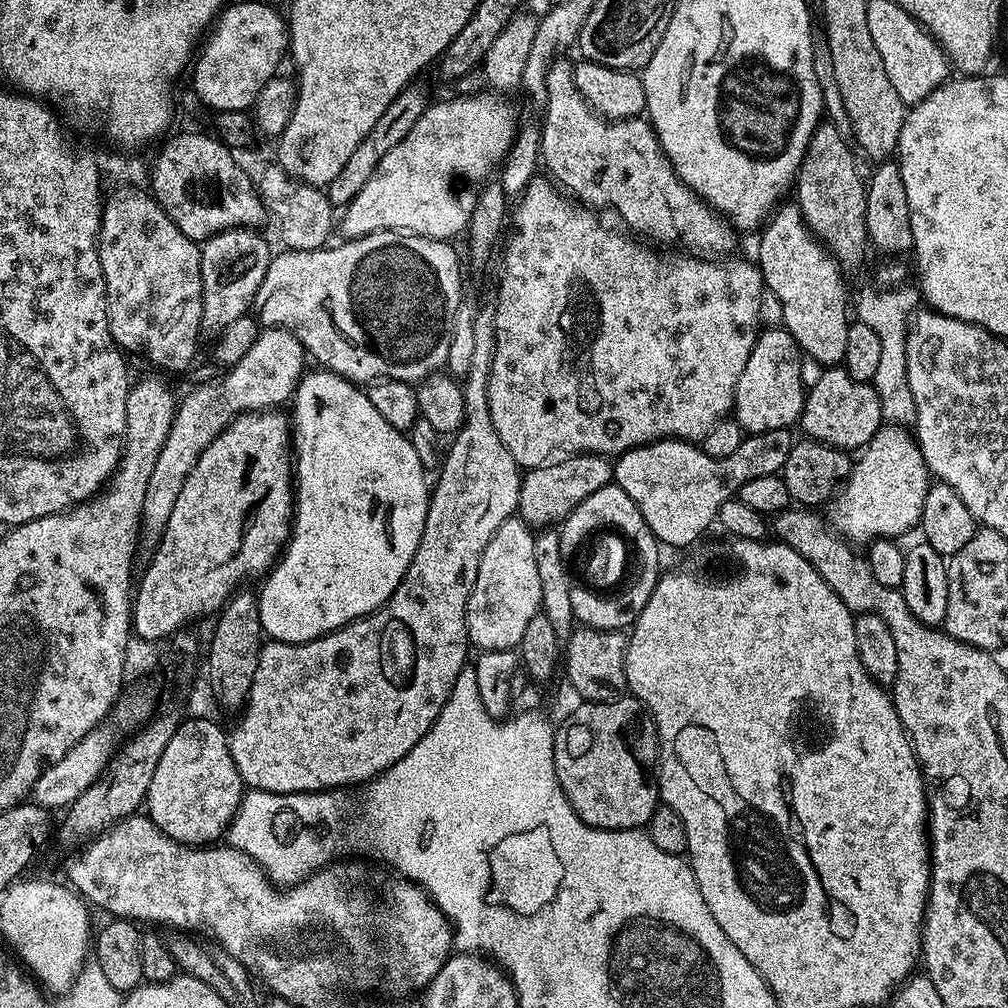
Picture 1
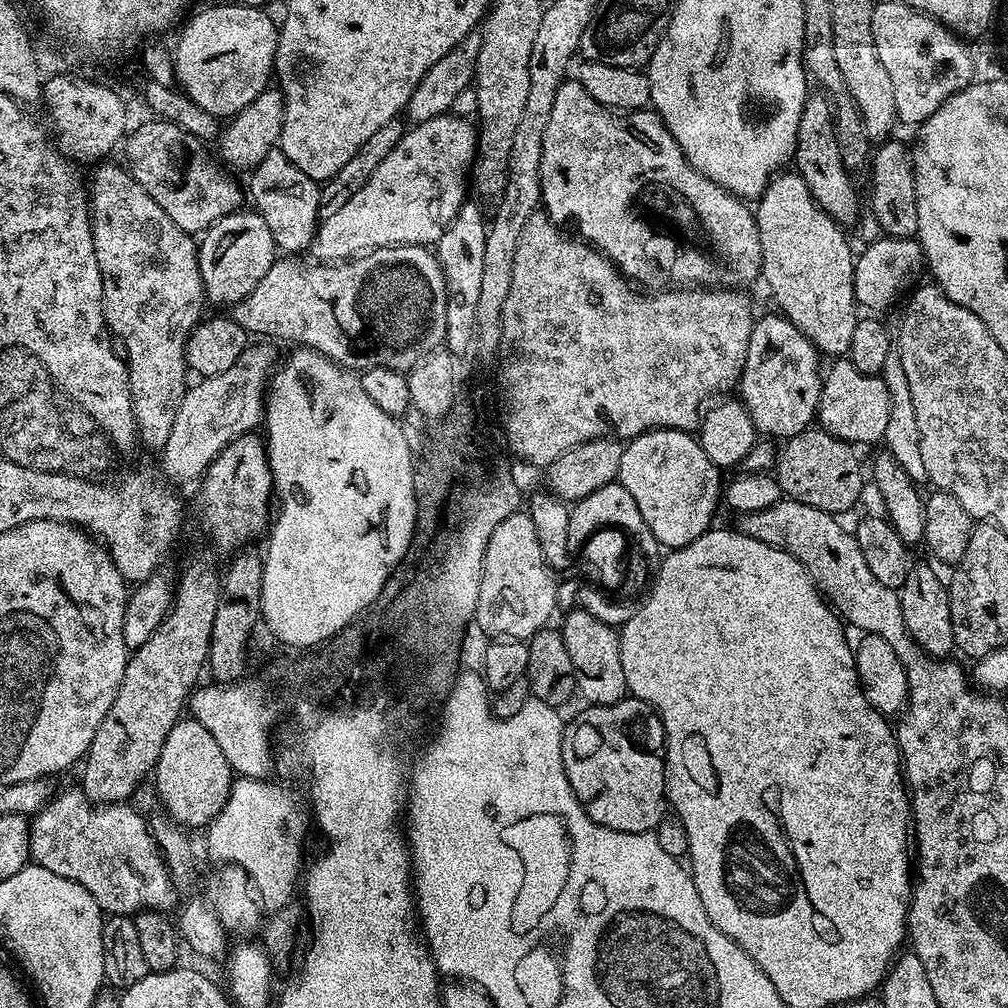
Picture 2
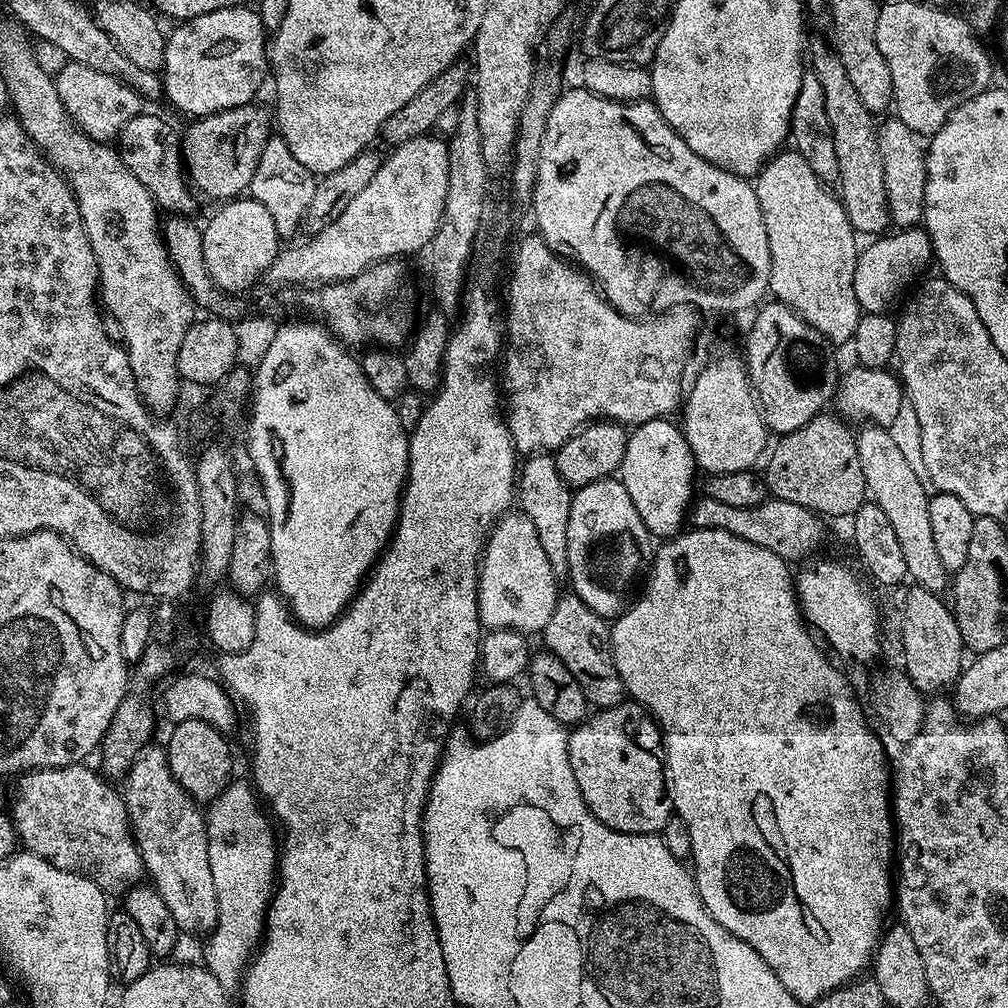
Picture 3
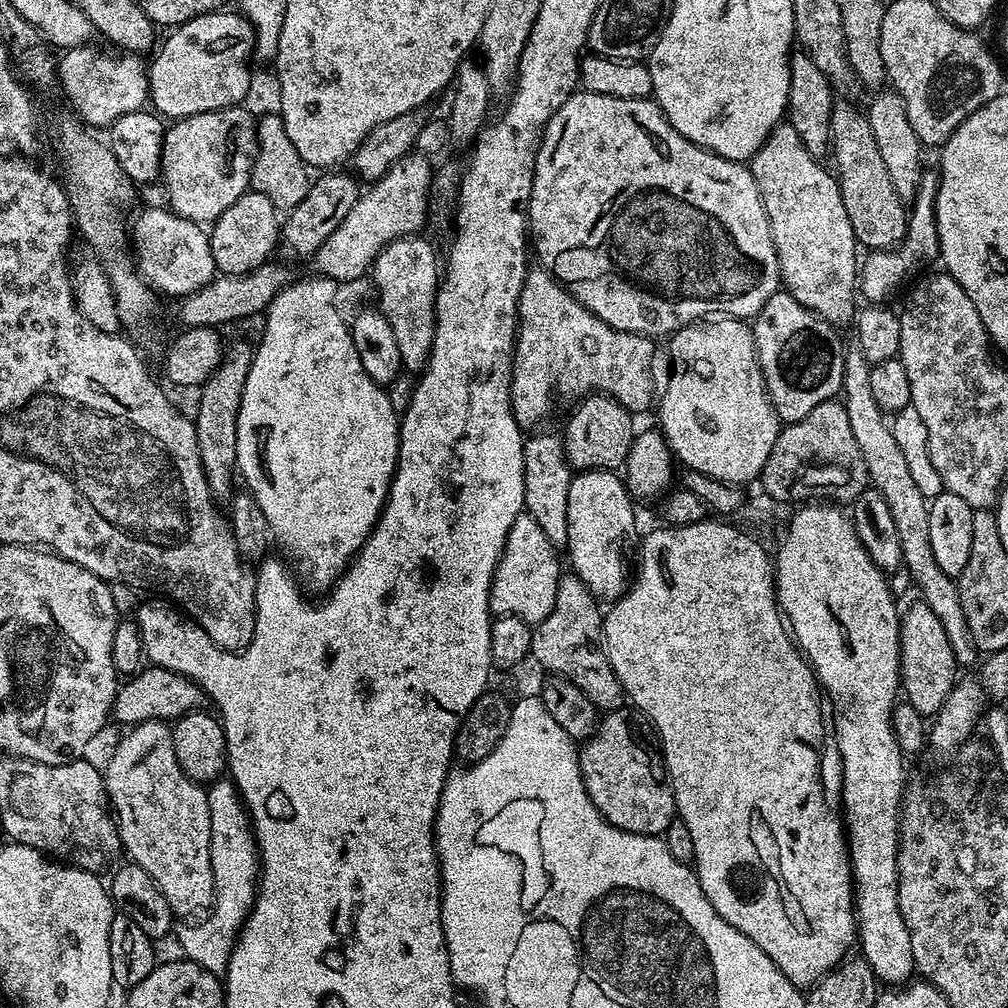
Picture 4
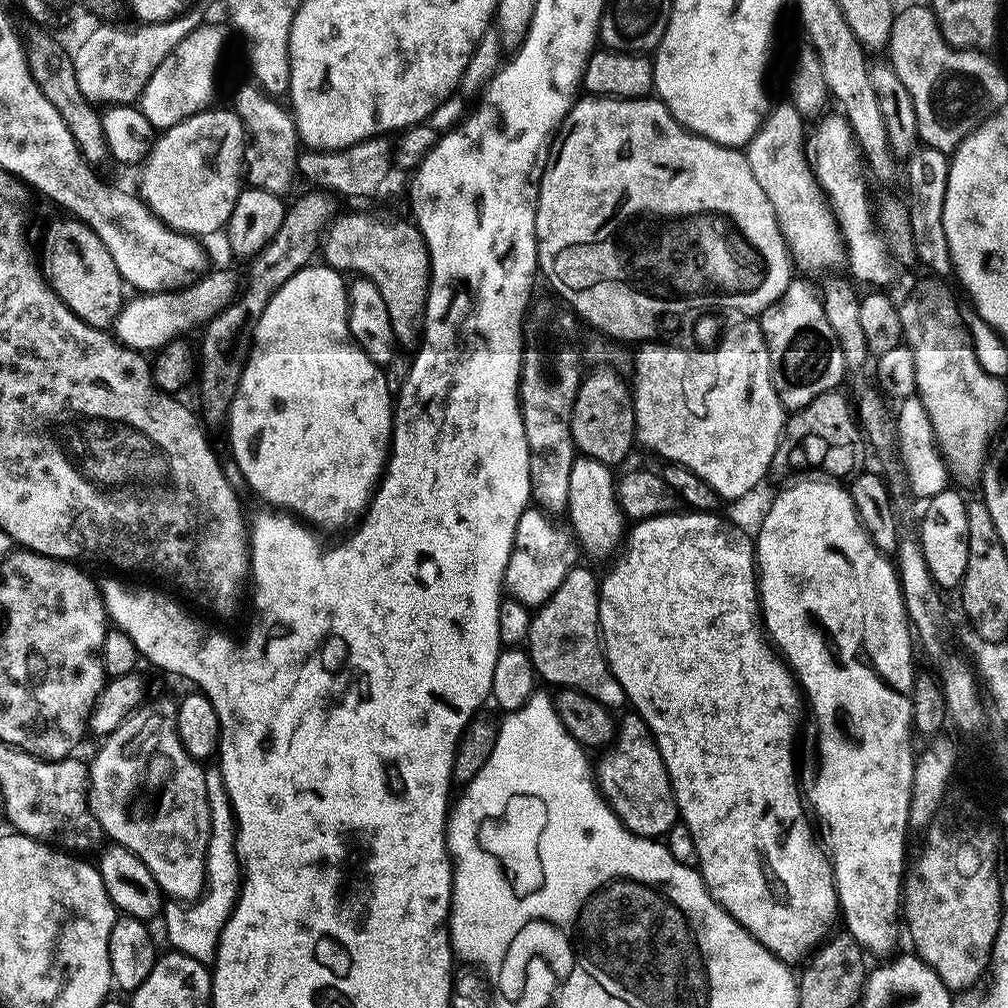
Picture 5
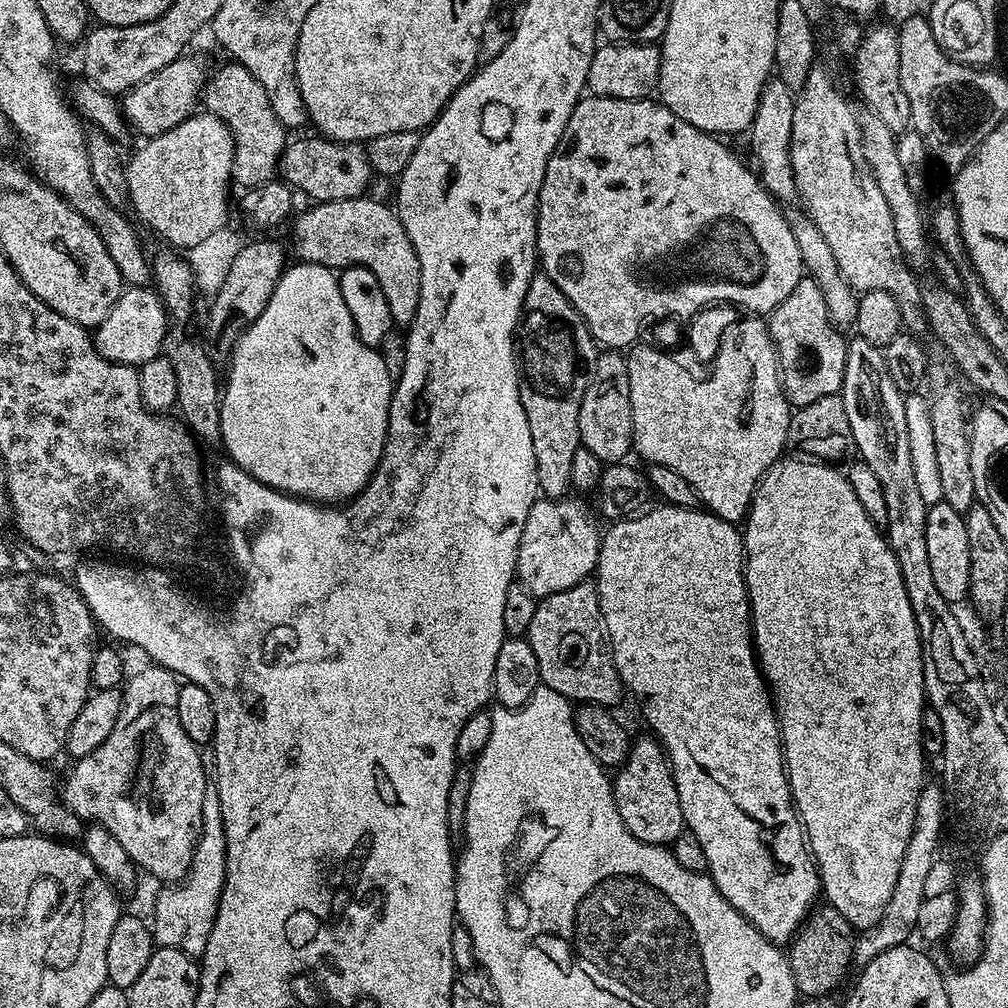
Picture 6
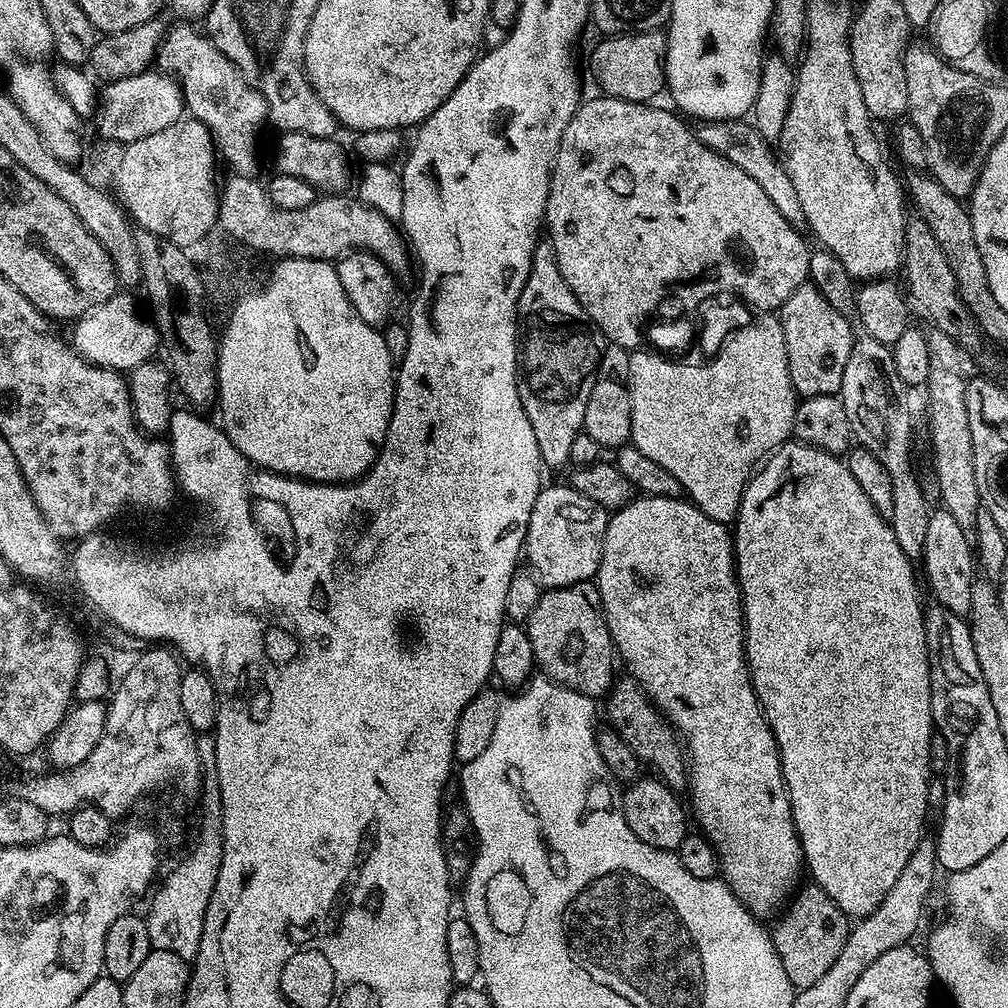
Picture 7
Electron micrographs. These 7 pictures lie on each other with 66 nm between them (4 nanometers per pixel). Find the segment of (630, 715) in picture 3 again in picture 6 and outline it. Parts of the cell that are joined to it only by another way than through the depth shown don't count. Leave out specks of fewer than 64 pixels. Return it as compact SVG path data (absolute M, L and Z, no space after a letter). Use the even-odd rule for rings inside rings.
M648 736L631 741L629 756L615 773L617 776L614 776L612 793L618 814L622 814L622 822L630 834L634 834L634 838L647 844L671 846L678 834L686 831L684 815L667 755L659 740Z

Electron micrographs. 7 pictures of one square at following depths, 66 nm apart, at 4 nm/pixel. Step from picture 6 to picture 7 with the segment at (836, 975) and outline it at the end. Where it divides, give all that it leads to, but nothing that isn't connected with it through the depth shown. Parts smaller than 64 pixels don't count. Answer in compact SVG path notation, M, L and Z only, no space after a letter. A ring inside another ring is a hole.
M815 882L806 884L791 897L776 929L773 927L770 932L778 958L796 990L814 986L814 982L834 966L834 958L842 954L842 946L847 942L850 931L849 917L828 897L826 890Z

